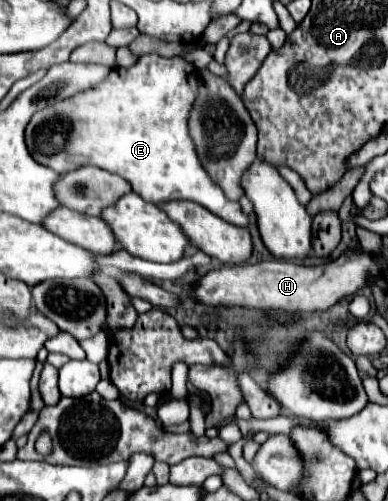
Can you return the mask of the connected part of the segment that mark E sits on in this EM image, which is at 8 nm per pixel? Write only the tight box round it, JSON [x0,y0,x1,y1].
[25,52,249,226]

